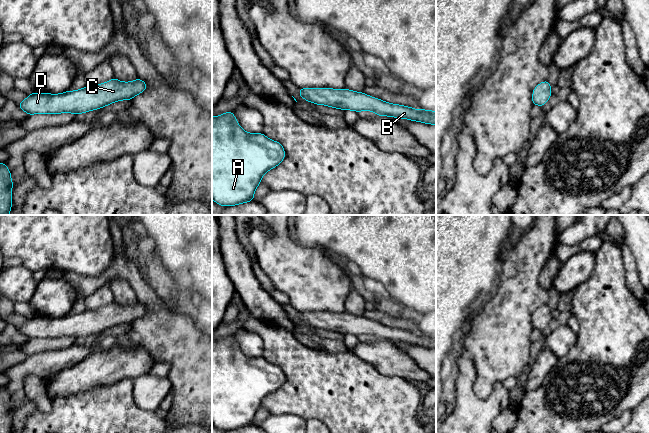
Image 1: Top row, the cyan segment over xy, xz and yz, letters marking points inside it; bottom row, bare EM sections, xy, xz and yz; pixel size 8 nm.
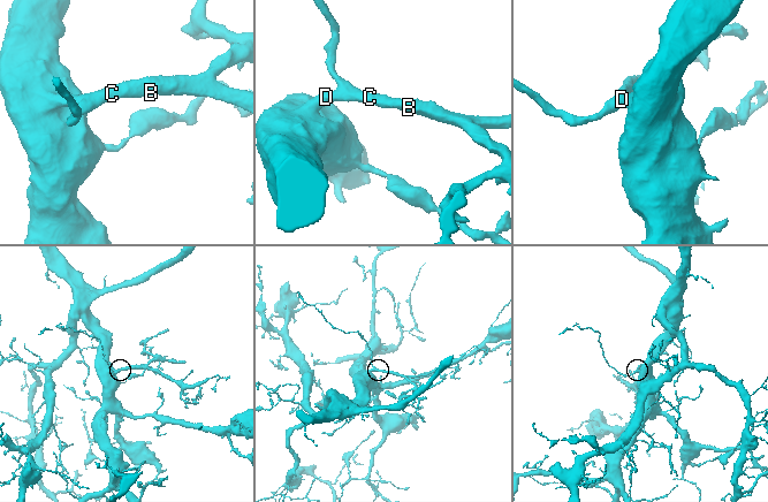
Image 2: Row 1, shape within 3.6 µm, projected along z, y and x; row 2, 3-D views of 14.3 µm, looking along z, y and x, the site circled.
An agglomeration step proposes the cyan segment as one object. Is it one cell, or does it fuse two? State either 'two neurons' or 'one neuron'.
one neuron

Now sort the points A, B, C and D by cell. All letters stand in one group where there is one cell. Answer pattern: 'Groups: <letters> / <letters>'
Groups: A B C D

